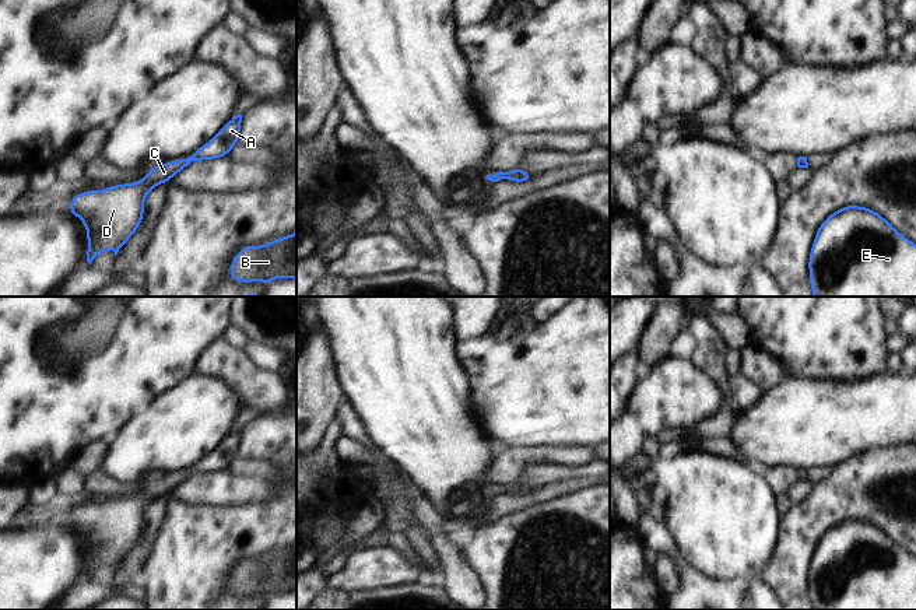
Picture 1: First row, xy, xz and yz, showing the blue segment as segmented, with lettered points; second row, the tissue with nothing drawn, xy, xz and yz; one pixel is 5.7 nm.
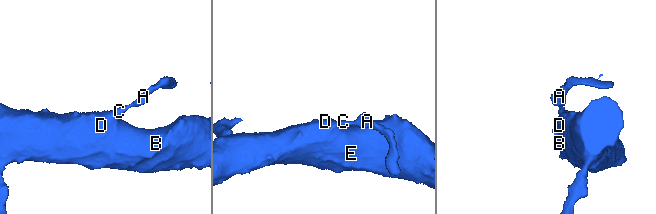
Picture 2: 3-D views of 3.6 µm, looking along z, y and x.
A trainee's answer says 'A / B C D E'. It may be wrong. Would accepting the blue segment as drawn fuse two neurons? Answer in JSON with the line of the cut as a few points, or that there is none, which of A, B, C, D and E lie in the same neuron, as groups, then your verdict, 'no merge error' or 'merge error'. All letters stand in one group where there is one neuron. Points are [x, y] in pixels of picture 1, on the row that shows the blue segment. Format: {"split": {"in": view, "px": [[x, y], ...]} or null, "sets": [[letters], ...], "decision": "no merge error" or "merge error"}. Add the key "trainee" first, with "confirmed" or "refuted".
{"trainee": "refuted", "split": null, "sets": [["A", "B", "C", "D", "E"]], "decision": "no merge error"}

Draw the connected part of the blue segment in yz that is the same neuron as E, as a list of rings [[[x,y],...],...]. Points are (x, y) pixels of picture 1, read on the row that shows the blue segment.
[[[849,204],[818,227],[808,273],[814,297],[916,297],[916,243],[875,210]]]

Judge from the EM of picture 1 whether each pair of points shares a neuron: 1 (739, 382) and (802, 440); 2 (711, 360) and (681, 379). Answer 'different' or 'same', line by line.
1: different
2: different

